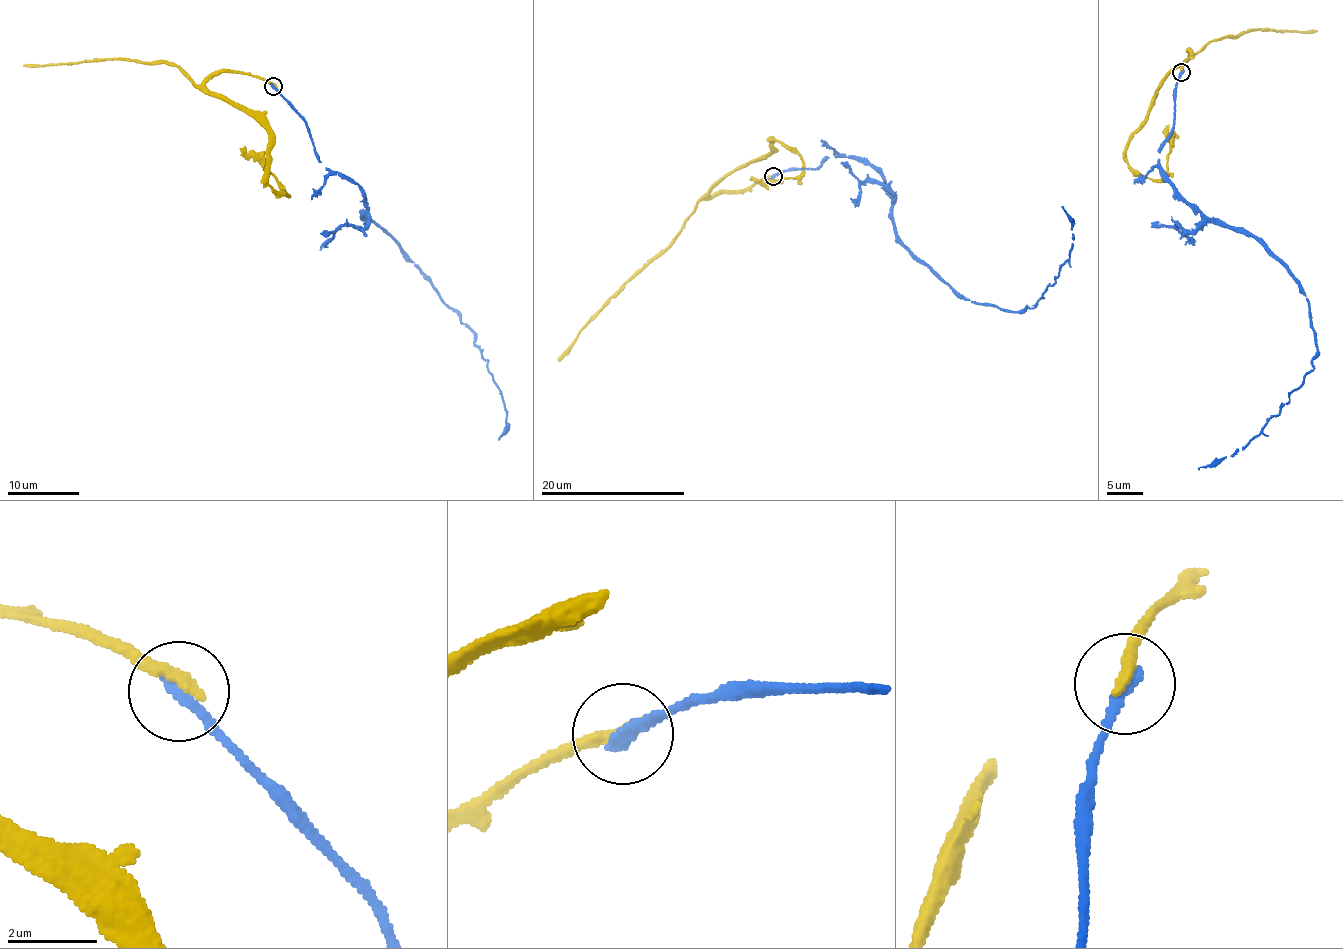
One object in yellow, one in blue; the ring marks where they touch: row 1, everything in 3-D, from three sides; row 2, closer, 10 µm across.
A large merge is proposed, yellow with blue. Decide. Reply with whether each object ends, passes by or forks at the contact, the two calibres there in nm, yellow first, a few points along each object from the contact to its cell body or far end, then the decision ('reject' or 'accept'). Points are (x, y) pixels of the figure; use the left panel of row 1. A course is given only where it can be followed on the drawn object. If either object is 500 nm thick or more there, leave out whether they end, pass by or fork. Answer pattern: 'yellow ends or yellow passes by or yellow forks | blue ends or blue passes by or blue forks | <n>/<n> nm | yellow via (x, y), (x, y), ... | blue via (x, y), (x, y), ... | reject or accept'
yellow ends | blue ends | 300/280 nm | yellow via (272, 86), (241, 72), (218, 72), (205, 83), (268, 132), (269, 179), (289, 195), (240, 149) | blue via (272, 86), (305, 122), (320, 162), (364, 192), (362, 215), (474, 333), (501, 392), (507, 425), (498, 439) | reject

